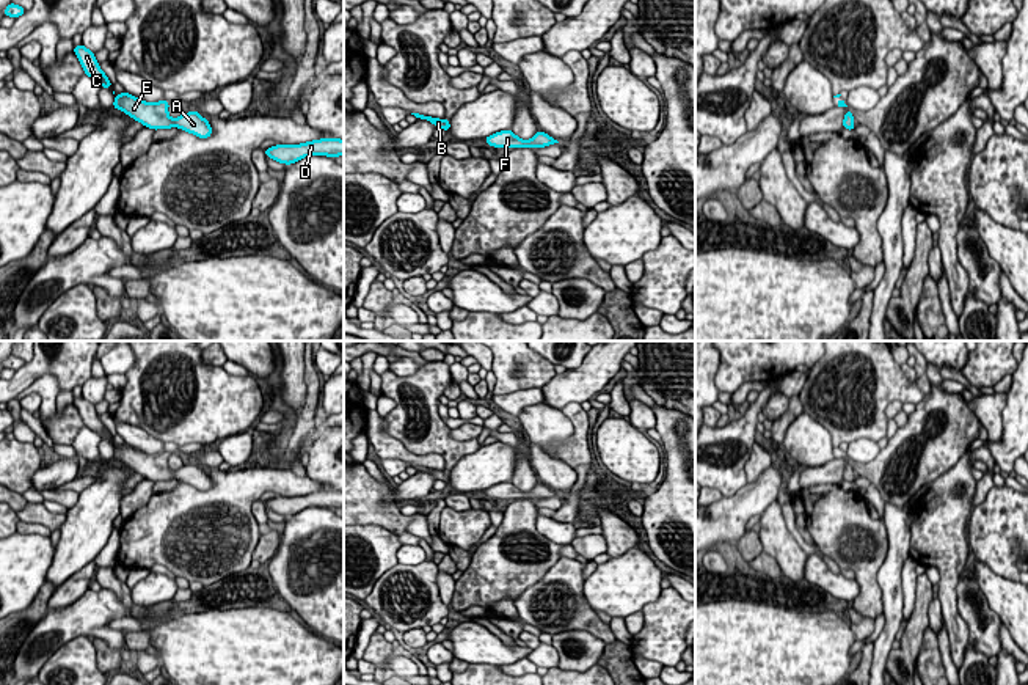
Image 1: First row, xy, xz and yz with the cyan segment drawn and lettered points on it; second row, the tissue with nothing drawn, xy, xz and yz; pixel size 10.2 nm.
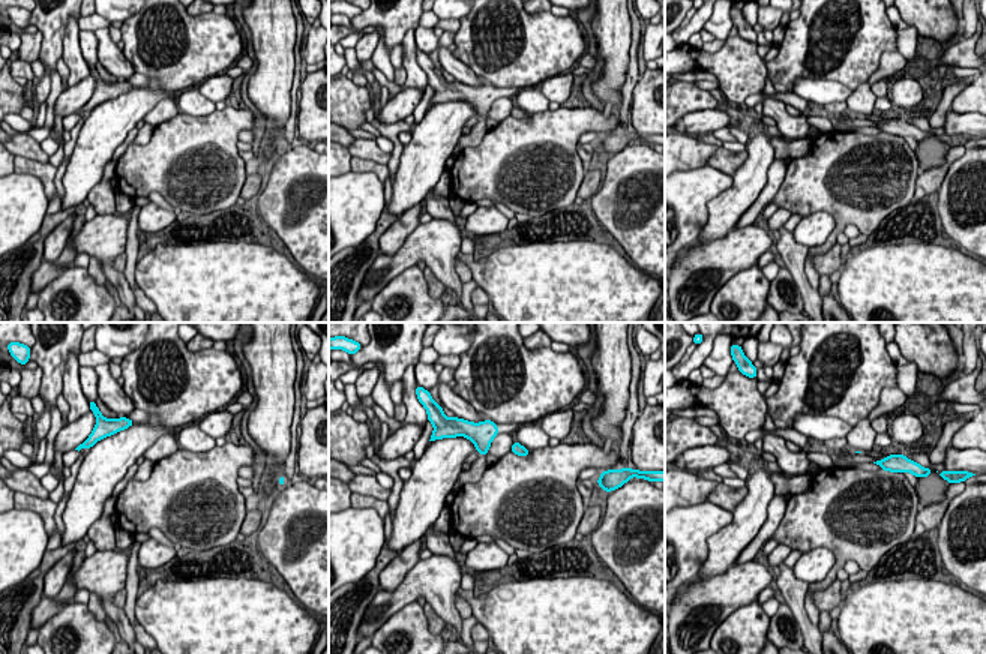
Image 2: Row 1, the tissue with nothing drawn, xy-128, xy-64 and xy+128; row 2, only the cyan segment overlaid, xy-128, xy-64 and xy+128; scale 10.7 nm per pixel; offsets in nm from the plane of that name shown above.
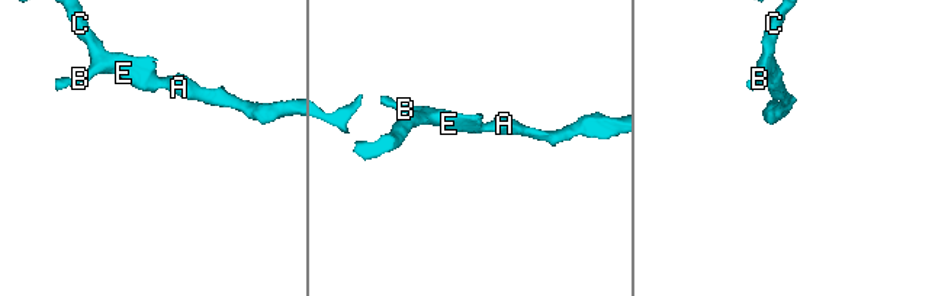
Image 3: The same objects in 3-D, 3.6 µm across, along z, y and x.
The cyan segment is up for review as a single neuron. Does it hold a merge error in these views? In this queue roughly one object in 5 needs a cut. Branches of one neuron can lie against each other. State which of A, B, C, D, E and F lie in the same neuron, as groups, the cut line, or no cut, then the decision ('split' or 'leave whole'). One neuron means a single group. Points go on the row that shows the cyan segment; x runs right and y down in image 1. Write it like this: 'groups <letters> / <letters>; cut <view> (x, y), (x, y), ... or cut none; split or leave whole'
groups A B C D E F; cut none; leave whole

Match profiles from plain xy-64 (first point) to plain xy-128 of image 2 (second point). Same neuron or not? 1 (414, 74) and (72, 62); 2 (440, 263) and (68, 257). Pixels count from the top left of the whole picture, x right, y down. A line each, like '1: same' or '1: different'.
1: same
2: different

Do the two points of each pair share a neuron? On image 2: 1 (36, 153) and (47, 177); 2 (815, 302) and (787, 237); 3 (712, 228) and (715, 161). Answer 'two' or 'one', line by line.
1: two
2: one
3: two

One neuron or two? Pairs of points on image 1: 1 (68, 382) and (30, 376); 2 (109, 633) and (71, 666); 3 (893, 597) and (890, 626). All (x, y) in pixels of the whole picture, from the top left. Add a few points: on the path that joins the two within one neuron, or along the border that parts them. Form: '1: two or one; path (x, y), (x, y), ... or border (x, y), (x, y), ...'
1: one; path (58, 373), (54, 368), (40, 368)
2: two; border (87, 635), (66, 641), (54, 654)
3: one; path (893, 604), (893, 619)

